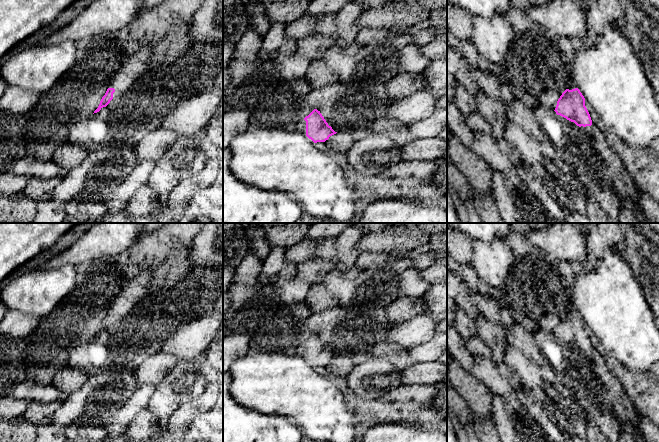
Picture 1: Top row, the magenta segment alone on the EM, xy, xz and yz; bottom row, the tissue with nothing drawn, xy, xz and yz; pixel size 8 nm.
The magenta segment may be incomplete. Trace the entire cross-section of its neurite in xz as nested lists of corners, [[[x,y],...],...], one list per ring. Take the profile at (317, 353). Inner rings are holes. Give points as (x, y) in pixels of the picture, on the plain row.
[[[317,333],[298,346],[294,352],[304,358],[311,367],[325,366],[330,360],[337,357]]]

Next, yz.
[[[578,312],[566,313],[558,323],[554,335],[557,339],[574,346],[581,353],[587,353],[586,359],[592,363],[590,356],[592,344],[585,330],[585,322]]]

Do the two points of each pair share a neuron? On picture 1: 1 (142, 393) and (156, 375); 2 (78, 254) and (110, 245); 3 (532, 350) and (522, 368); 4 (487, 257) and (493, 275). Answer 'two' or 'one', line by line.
1: two
2: one
3: two
4: one

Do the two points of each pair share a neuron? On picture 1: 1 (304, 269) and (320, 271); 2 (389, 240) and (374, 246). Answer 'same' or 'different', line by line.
1: same
2: same

